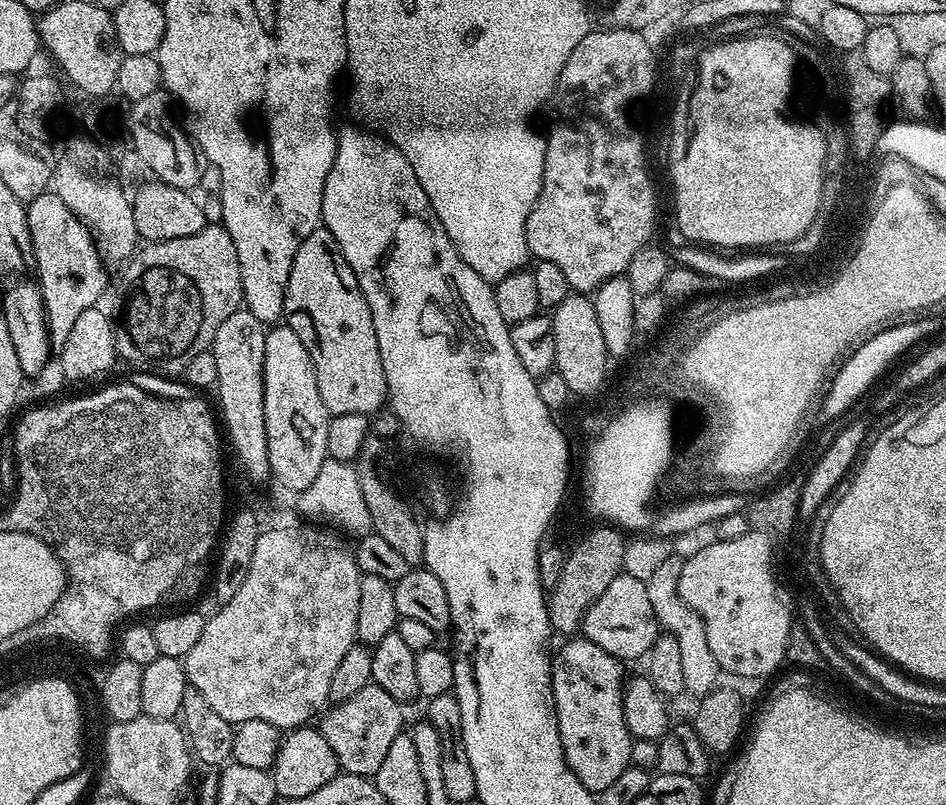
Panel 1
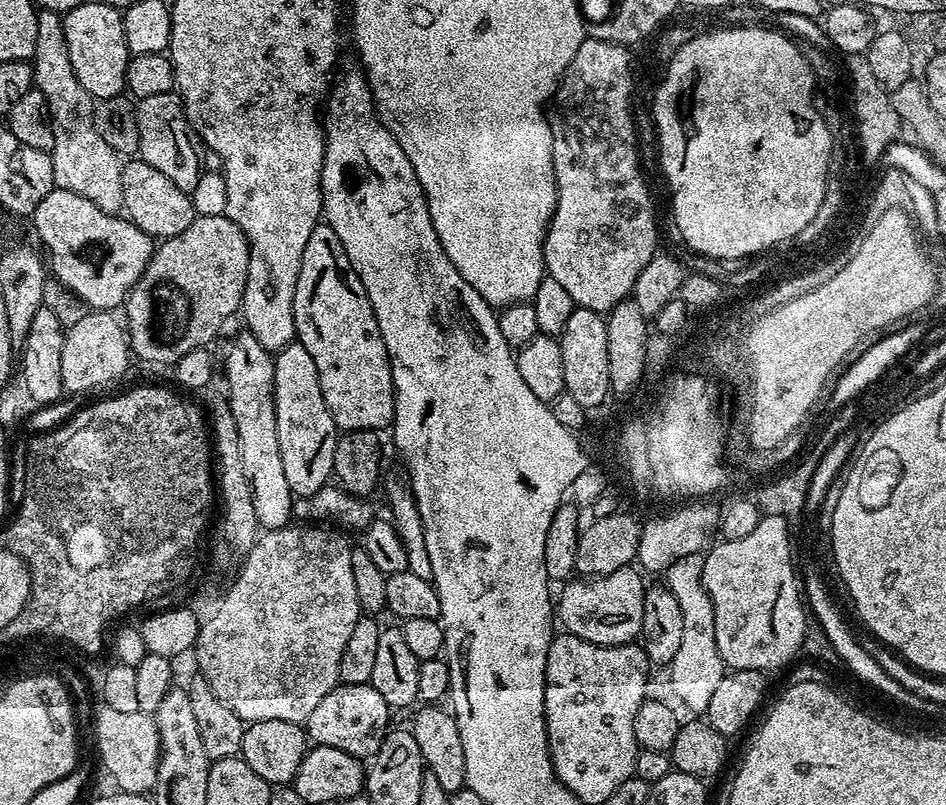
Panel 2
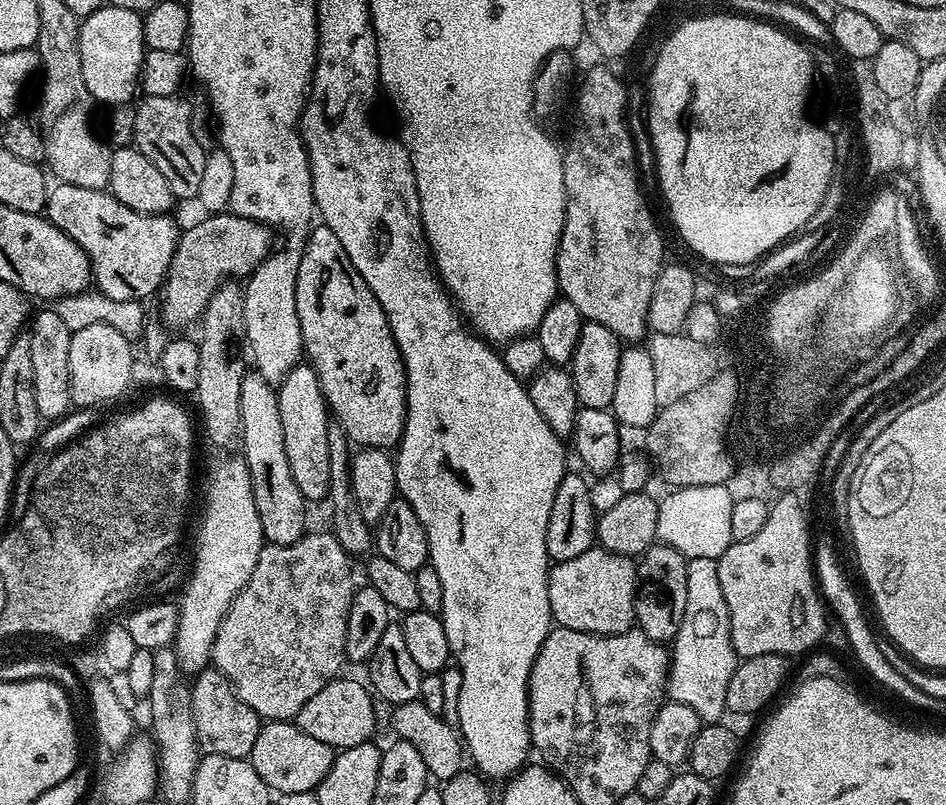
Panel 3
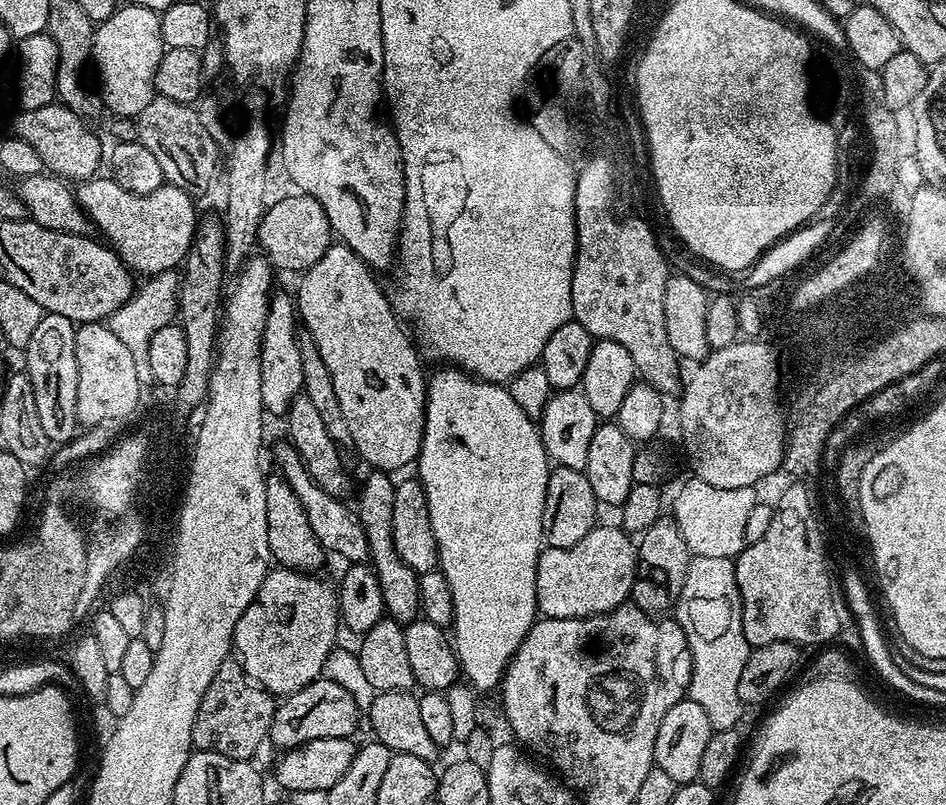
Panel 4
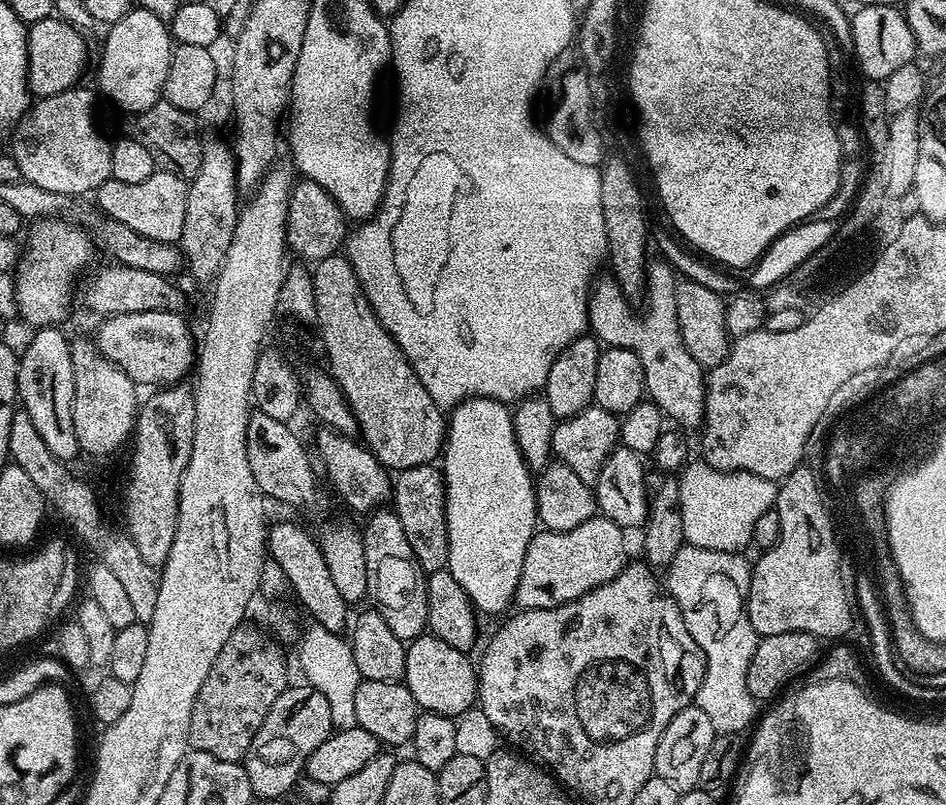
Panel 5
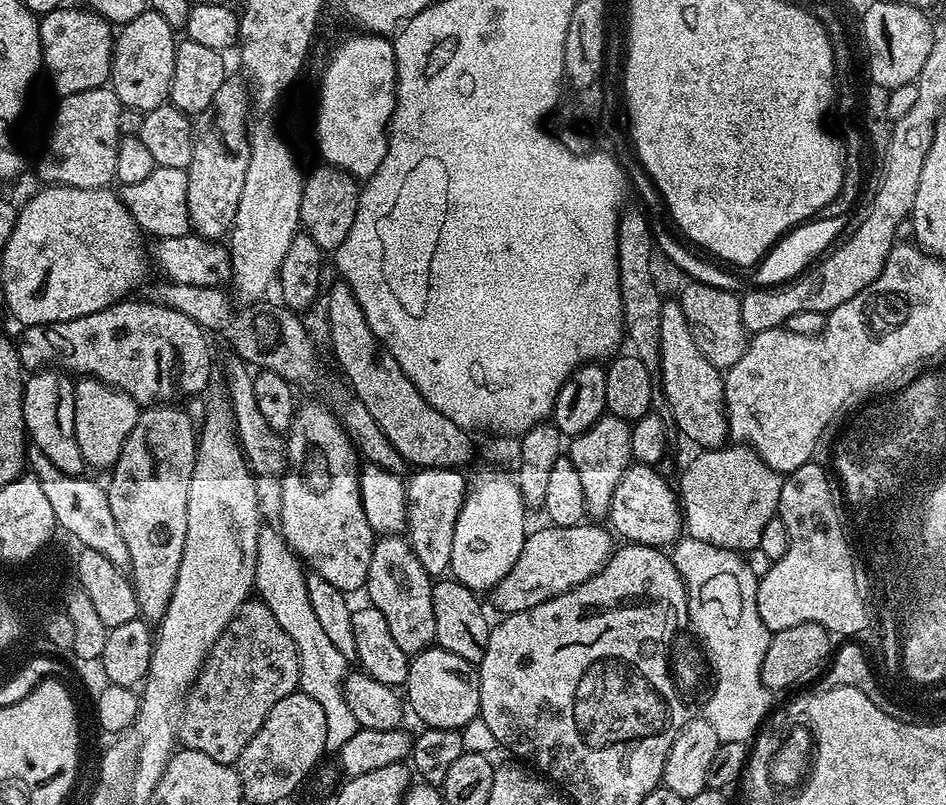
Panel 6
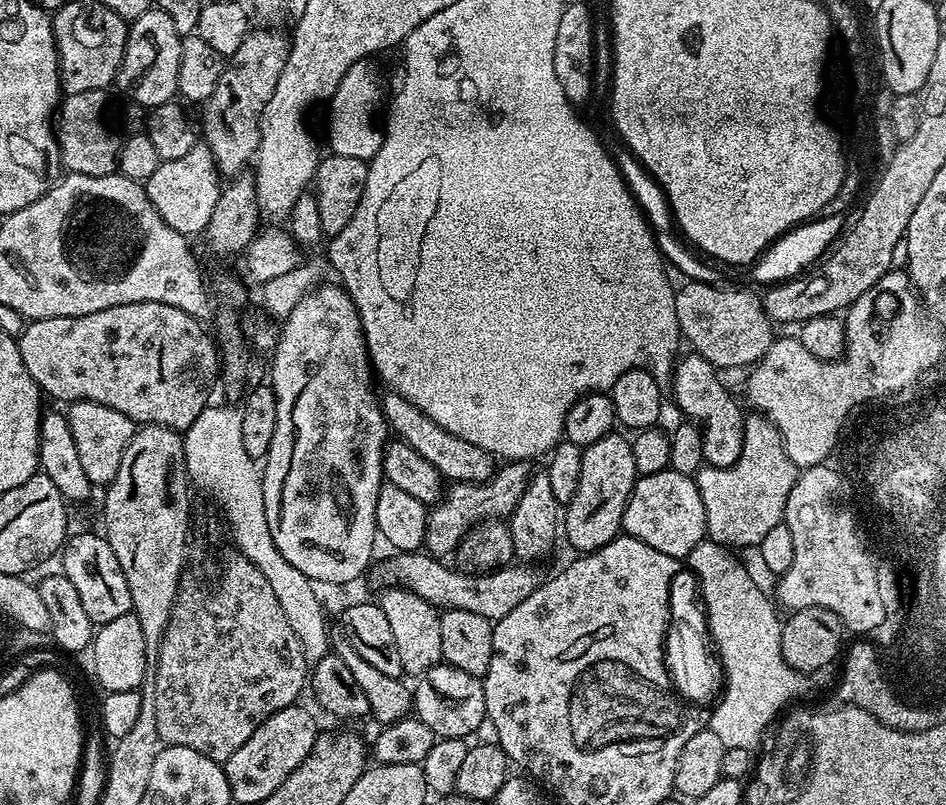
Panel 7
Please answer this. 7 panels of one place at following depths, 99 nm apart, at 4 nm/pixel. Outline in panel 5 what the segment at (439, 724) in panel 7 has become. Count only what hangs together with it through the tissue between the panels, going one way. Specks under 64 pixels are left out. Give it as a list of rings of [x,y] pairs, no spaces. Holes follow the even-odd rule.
[[[425,634],[411,641],[404,653],[403,683],[407,684],[417,709],[457,718],[478,700],[478,672],[465,653],[446,646],[438,637]]]

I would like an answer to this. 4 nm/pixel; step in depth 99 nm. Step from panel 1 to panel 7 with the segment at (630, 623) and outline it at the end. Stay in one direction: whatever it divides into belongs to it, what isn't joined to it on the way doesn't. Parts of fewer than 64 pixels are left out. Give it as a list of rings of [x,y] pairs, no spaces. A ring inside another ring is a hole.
[[[427,551],[401,552],[392,554],[389,560],[377,563],[376,580],[385,589],[409,588],[418,598],[426,598],[437,608],[454,608],[456,610],[471,610],[474,614],[482,614],[482,618],[498,621],[506,618],[510,610],[515,610],[519,604],[542,583],[542,576],[535,572],[528,562],[512,562],[502,568],[493,568],[491,572],[469,572],[459,567],[447,568],[443,559],[429,556]]]

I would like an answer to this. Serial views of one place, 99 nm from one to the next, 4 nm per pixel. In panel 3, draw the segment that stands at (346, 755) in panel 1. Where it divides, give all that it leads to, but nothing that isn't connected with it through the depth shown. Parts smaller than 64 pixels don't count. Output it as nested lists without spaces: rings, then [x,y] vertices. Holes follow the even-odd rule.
[[[337,678],[322,686],[322,690],[318,690],[318,694],[314,694],[314,698],[310,698],[294,718],[295,724],[306,734],[318,738],[318,742],[326,742],[333,750],[367,744],[376,732],[377,701],[373,693],[363,683],[360,685],[356,680],[344,679]]]

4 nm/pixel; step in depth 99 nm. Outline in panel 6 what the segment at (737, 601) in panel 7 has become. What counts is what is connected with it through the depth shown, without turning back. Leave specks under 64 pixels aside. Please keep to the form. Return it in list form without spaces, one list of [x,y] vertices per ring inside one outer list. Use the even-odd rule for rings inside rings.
[[[685,535],[671,545],[670,555],[688,595],[686,619],[692,623],[693,634],[704,643],[704,648],[708,651],[708,660],[716,671],[716,685],[713,686],[712,693],[704,704],[703,719],[708,720],[710,726],[714,726],[714,731],[721,742],[751,741],[770,712],[770,707],[768,708],[770,692],[764,687],[760,677],[762,658],[766,658],[770,633],[766,622],[762,622],[762,614],[758,614],[756,585],[758,578],[764,576],[766,570],[770,570],[773,561],[766,558],[766,553],[760,547],[753,548],[745,559],[739,552],[719,548],[690,535]]]

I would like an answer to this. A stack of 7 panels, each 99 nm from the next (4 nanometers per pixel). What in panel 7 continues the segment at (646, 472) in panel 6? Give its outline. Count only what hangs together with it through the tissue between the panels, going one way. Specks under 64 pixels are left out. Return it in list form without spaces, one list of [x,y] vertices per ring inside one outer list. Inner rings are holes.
[[[667,467],[658,474],[646,474],[636,481],[634,490],[626,502],[620,523],[623,535],[633,536],[662,554],[670,554],[677,562],[683,561],[708,536],[706,506],[702,506],[702,494],[695,479],[678,474]]]

